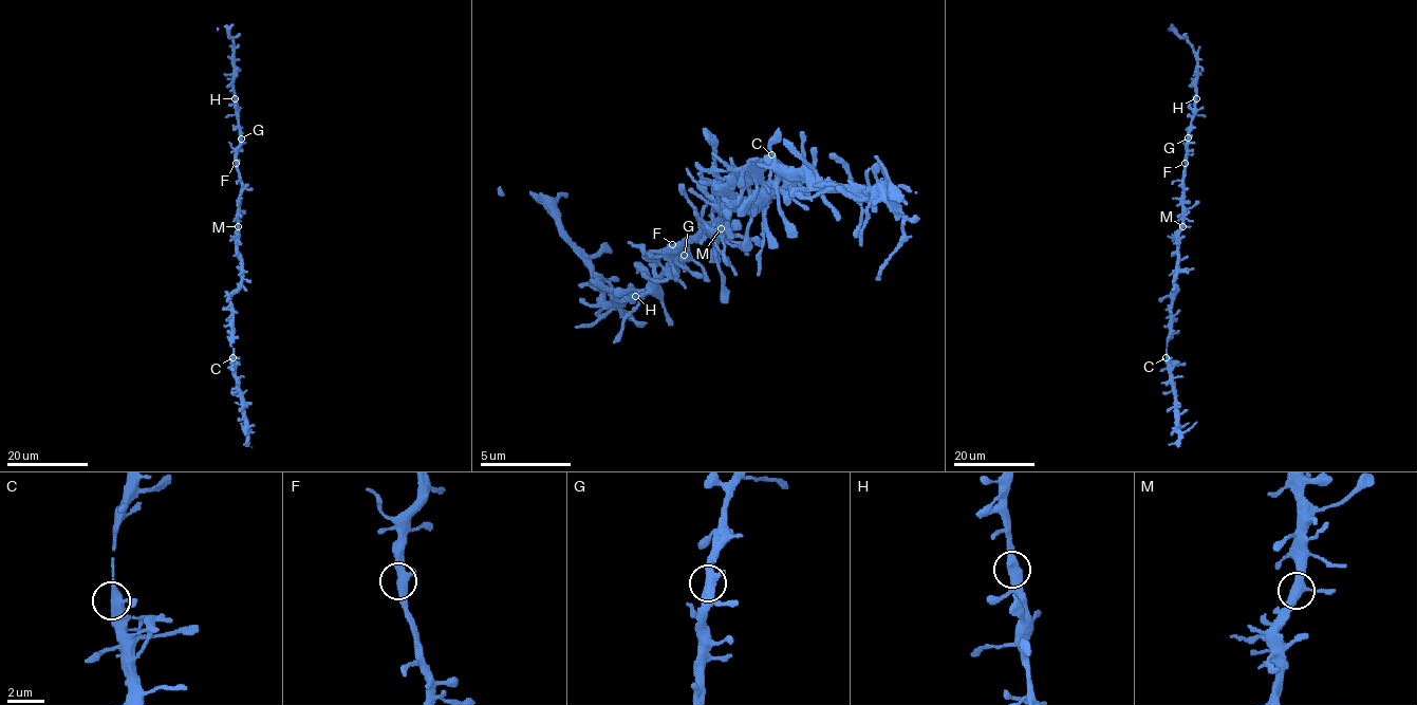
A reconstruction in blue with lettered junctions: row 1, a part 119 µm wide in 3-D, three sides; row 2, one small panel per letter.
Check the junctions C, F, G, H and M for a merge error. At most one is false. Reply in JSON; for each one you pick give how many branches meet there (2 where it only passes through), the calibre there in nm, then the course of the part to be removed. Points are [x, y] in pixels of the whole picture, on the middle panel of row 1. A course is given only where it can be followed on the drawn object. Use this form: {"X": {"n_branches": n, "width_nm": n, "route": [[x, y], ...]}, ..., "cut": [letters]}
{"cut": []}

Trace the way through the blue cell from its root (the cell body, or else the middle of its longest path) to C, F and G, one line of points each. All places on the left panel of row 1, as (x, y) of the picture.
C: (237, 232), (241, 286), (230, 300), (232, 357)
F: (237, 232), (242, 181), (236, 163)
G: (237, 232), (242, 181), (236, 147), (241, 138)

